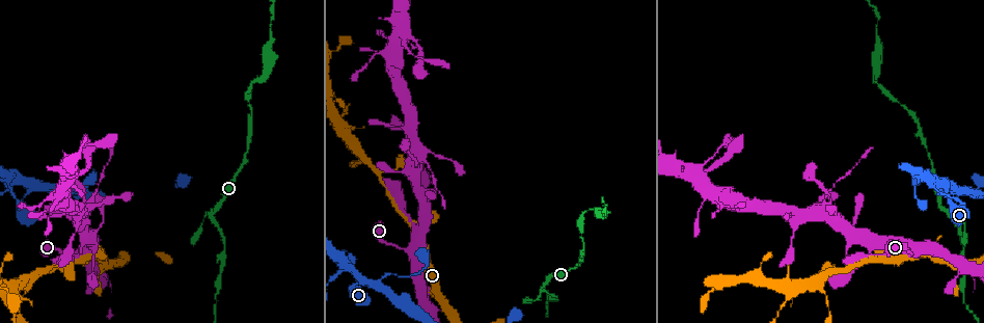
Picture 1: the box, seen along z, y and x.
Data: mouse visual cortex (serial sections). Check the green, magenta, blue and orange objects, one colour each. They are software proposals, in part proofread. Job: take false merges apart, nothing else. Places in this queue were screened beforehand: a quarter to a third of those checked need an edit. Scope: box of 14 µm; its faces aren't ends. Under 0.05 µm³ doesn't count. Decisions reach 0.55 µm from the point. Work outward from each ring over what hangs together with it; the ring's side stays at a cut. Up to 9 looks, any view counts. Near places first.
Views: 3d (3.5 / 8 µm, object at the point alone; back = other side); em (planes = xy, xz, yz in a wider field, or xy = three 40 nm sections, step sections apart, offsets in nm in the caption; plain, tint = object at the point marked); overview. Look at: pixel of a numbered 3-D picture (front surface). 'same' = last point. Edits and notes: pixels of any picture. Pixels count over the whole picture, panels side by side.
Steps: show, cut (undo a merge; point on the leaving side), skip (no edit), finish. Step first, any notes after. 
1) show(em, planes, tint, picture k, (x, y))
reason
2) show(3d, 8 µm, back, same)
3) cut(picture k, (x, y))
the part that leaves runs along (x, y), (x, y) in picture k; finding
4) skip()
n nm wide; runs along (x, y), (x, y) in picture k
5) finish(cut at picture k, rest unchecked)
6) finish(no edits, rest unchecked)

show(3d, 8 µm, back, picture 1, (836, 269))
sharp bend

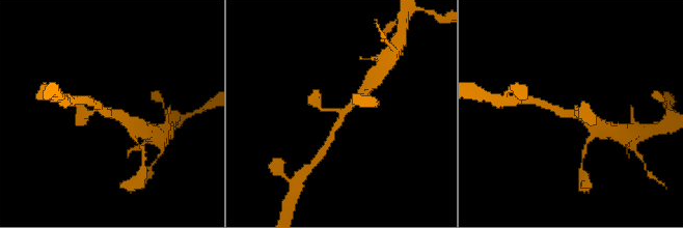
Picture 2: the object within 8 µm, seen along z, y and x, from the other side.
show(em, xy, step 5, tint, picture 2, (109, 113))

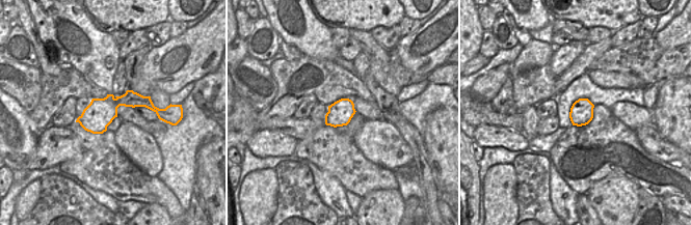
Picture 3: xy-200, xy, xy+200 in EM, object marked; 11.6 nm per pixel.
skip()
arms of 150, 250, 350 nm; continuous, no second cell

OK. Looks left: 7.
show(3d, 3.5 µm, back, picture 1, (541, 287))
sharp bend

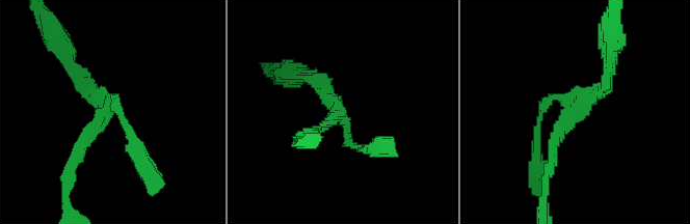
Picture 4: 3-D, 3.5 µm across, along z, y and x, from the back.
skip()
runs along (609, 67), (550, 163) in picture 4; continuous, no second cell

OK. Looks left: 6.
show(3d, 8 µm, picture 1, (947, 186))

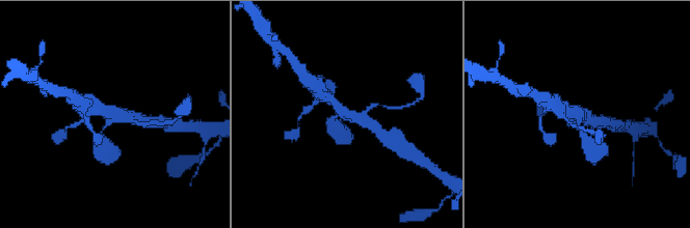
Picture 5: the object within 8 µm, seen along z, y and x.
show(em, planes, tint, picture 5, (113, 119))
4 arms; arms of 200, 250, 350, 350 nm

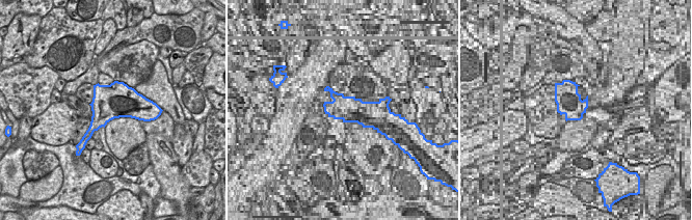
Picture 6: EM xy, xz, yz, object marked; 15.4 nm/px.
skip()
one cell here

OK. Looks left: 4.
show(3d, 8 µm, back, picture 1, (388, 53))

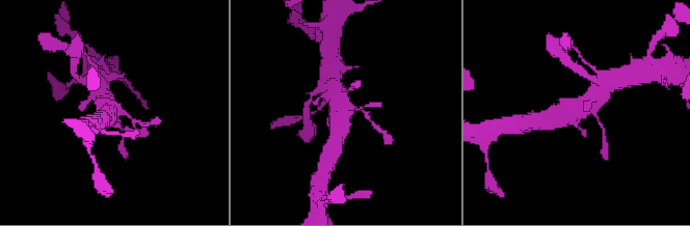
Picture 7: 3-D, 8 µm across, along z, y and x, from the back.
show(3d, 3.5 µm, picture 7, (579, 113))

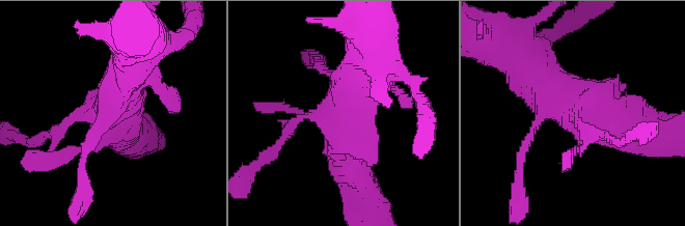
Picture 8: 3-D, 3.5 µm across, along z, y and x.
skip()
one cell here

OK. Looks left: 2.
finish(no edits, rest unchecked)

